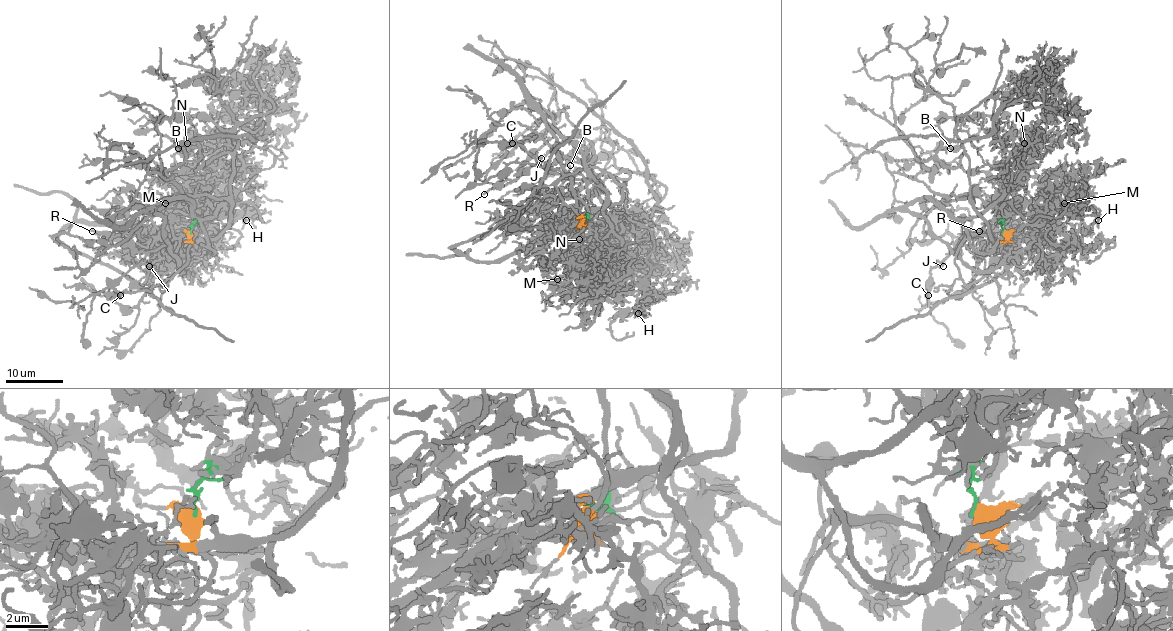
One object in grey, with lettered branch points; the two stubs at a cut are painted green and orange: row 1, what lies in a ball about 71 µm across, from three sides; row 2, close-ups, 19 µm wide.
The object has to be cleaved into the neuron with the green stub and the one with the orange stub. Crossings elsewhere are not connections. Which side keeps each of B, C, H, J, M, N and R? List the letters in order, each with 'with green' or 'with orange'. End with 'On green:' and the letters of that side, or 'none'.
B: with orange
C: with orange
H: with green
J: with orange
M: with green
N: with green
R: with orange
On green: H, M, N

